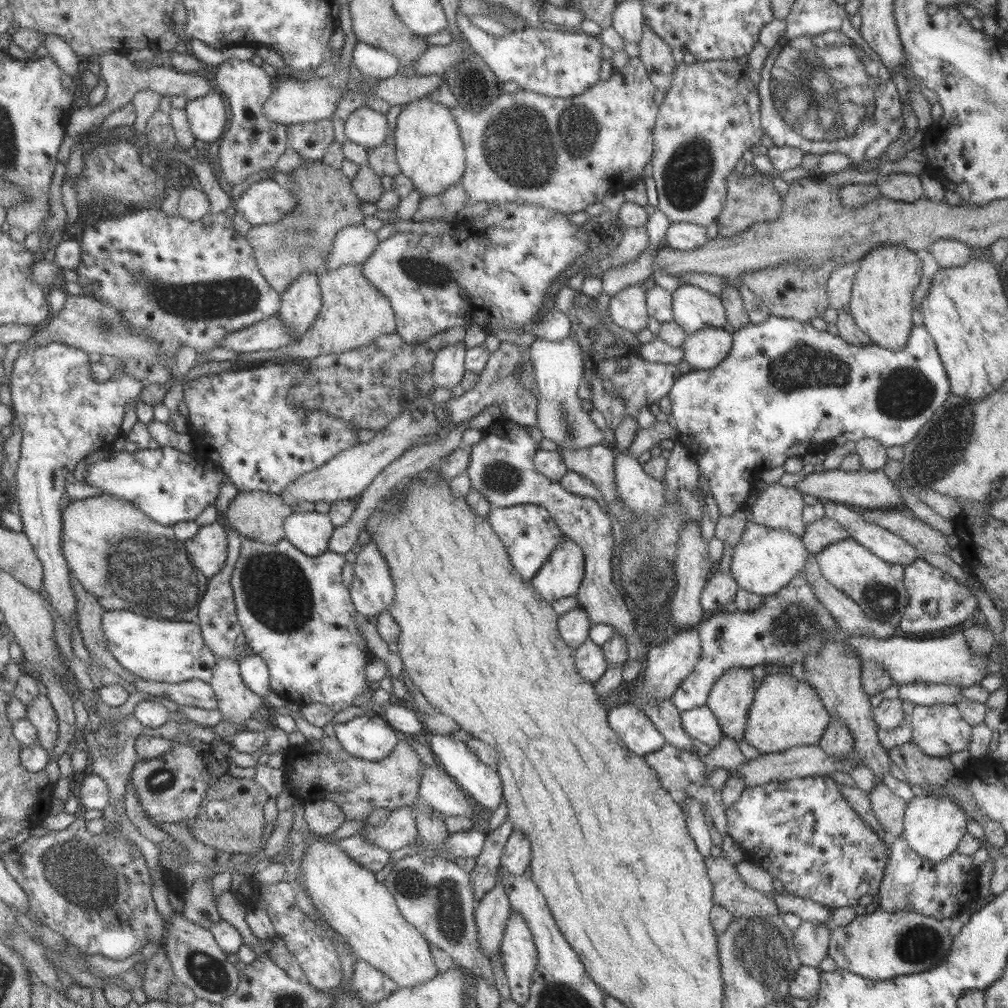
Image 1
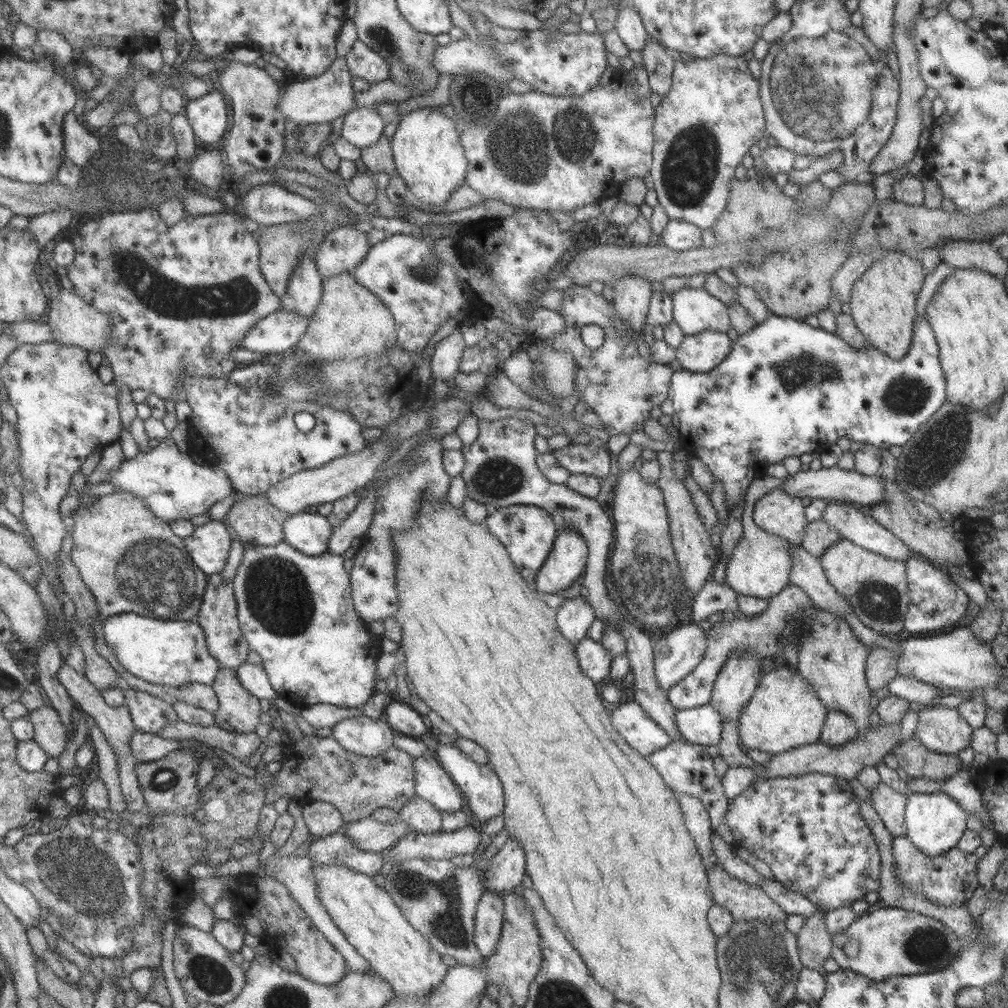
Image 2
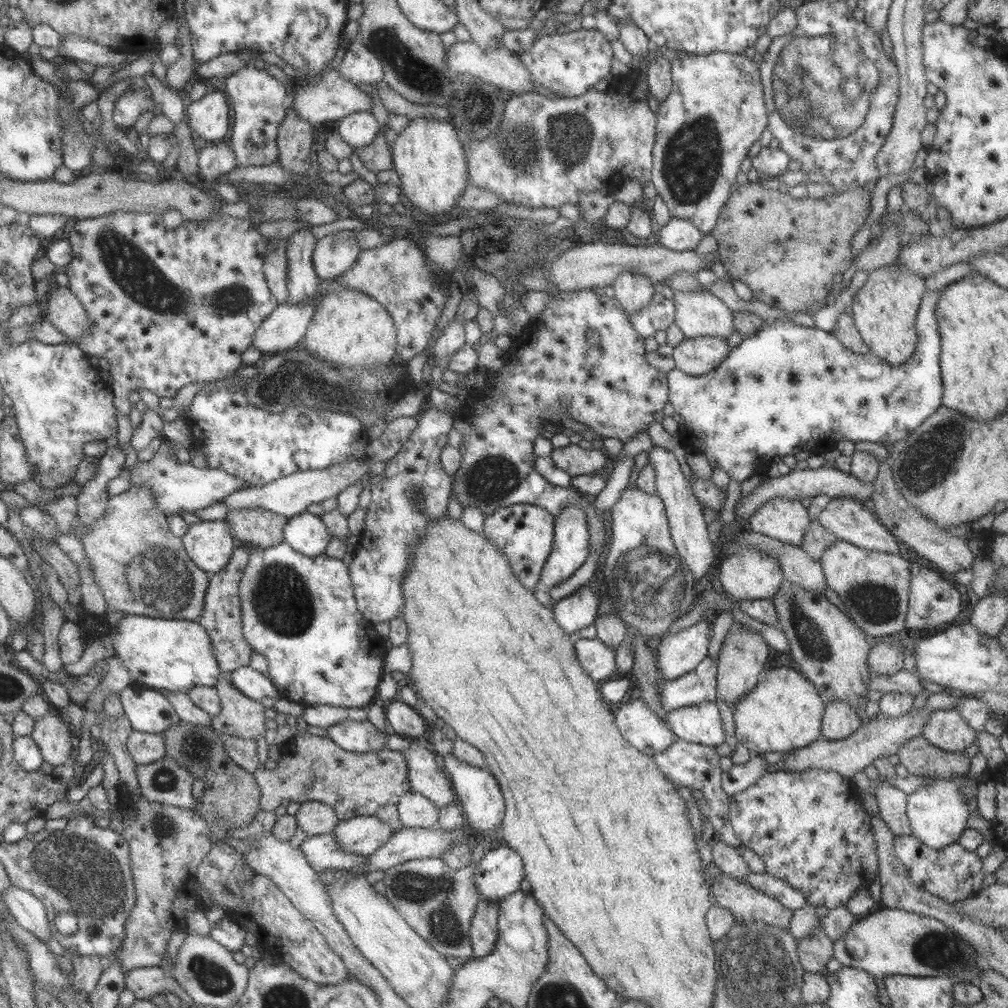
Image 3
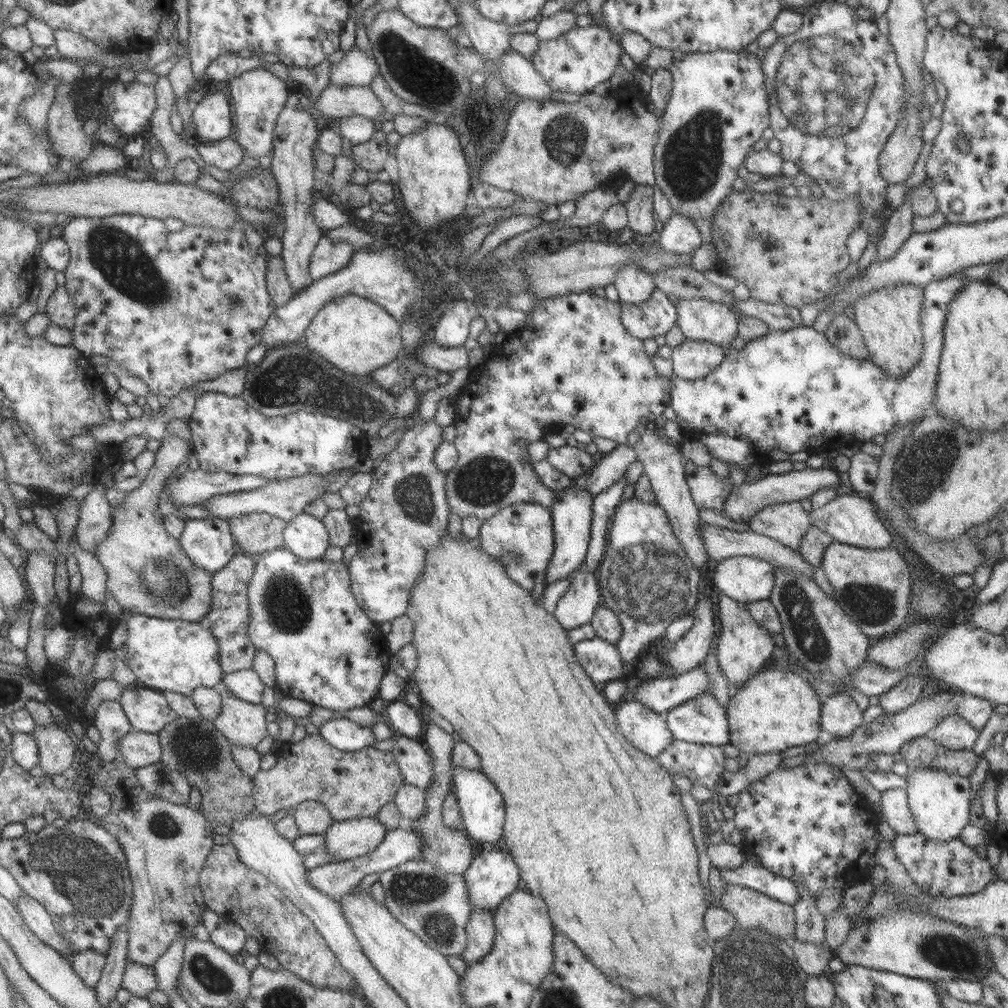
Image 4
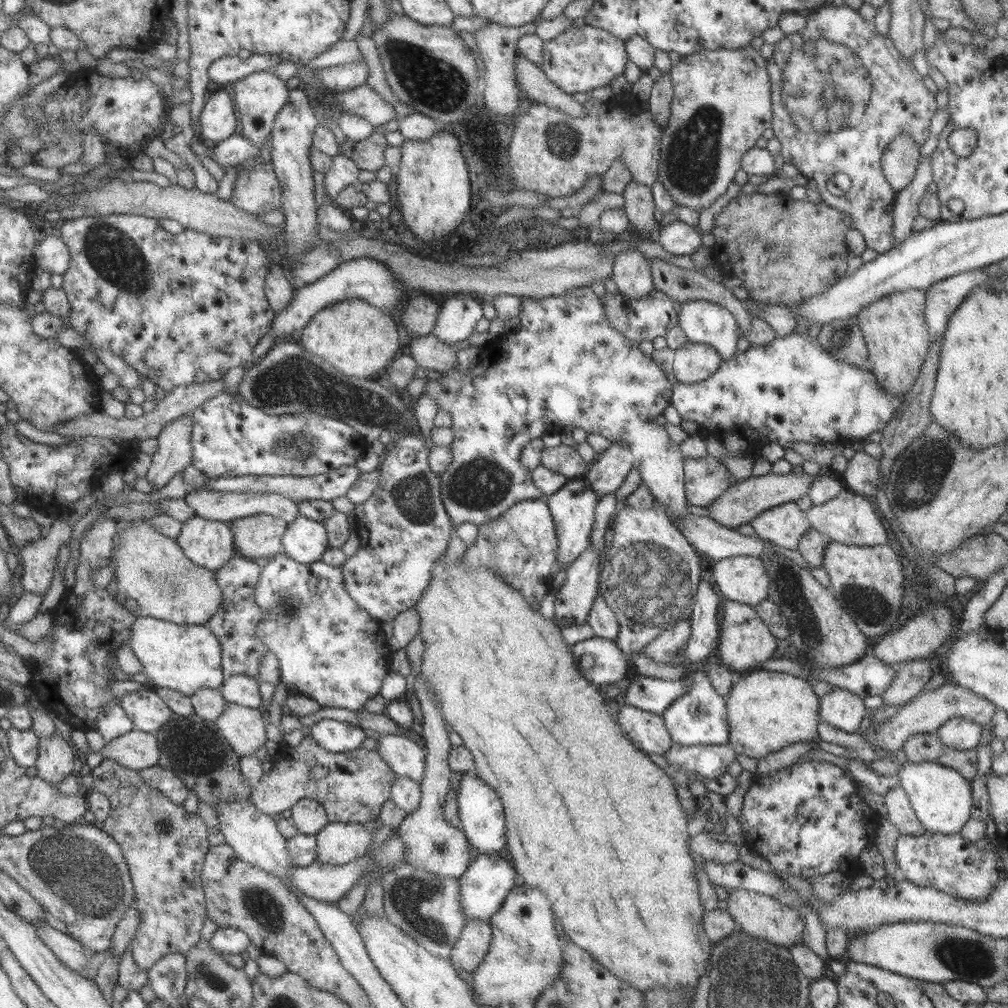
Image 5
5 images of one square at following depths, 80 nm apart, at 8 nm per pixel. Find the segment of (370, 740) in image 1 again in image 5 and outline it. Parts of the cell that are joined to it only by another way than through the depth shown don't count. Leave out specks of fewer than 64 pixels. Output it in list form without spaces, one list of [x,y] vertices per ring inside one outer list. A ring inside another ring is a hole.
[[[319,720],[316,725],[308,728],[308,736],[327,752],[343,753],[355,750],[366,738],[365,730],[359,726],[335,720]]]

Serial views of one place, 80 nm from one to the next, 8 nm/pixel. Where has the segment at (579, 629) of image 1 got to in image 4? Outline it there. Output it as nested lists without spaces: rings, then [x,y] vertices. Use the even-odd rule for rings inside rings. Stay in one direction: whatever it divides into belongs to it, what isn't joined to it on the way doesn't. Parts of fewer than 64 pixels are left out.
[[[581,563],[570,574],[562,597],[556,602],[552,615],[566,630],[583,626],[592,617],[599,604],[598,580],[585,563]]]

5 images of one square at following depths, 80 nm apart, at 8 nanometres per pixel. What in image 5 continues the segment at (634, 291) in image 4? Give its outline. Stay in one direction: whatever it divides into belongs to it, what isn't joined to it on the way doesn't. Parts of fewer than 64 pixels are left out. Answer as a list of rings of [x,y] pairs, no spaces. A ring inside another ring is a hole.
[[[637,250],[617,252],[613,258],[612,279],[623,298],[643,298],[653,290],[649,260]]]

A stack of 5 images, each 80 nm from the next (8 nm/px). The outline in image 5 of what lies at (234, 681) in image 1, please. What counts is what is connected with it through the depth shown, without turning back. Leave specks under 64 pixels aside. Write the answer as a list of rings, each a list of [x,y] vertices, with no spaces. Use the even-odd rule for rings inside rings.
[[[226,702],[223,713],[214,721],[221,736],[237,757],[255,755],[257,750],[266,742],[265,726],[261,714],[262,710],[260,708],[247,708],[246,706]]]

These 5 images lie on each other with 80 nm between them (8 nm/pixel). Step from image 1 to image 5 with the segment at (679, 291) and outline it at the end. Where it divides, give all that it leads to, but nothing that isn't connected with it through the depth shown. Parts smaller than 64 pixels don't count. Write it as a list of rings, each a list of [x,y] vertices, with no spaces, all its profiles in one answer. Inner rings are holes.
[[[699,300],[681,303],[680,306],[678,325],[687,341],[712,346],[722,362],[736,353],[740,328],[724,307]]]

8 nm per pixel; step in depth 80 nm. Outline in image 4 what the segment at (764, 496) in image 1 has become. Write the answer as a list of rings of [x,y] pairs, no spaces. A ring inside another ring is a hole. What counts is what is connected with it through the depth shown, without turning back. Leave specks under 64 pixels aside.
[[[799,501],[771,504],[759,510],[747,524],[749,530],[798,550],[805,531],[811,526],[808,514]]]

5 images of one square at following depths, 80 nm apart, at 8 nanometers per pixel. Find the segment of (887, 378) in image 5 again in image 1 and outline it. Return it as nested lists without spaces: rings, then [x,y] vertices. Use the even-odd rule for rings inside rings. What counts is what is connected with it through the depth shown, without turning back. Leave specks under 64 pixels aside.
[[[879,245],[860,259],[853,275],[849,315],[875,345],[893,352],[905,346],[912,329],[911,301],[922,274],[922,262],[915,253],[902,245]]]

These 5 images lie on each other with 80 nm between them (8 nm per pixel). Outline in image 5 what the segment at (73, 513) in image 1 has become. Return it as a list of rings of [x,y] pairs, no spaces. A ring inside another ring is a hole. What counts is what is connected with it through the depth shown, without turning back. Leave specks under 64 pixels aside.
[[[190,414],[179,415],[160,428],[160,434],[156,436],[157,450],[150,456],[152,461],[145,476],[151,486],[160,489],[177,472],[190,464],[191,431],[192,416]],[[137,518],[133,522],[125,522],[125,527],[116,533],[112,556],[108,558],[108,562],[111,558],[115,559],[113,580],[116,582],[118,597],[122,601],[129,598],[135,600],[143,617],[175,624],[203,625],[215,614],[222,601],[221,589],[215,582],[214,571],[193,564],[184,555],[175,539],[154,530],[149,520]]]

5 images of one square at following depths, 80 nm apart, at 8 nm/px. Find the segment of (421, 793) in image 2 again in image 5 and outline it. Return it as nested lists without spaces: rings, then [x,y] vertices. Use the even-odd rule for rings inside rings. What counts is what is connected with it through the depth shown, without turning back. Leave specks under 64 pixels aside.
[[[380,735],[375,753],[387,763],[396,776],[405,776],[413,782],[421,782],[425,772],[425,748],[405,736]]]

